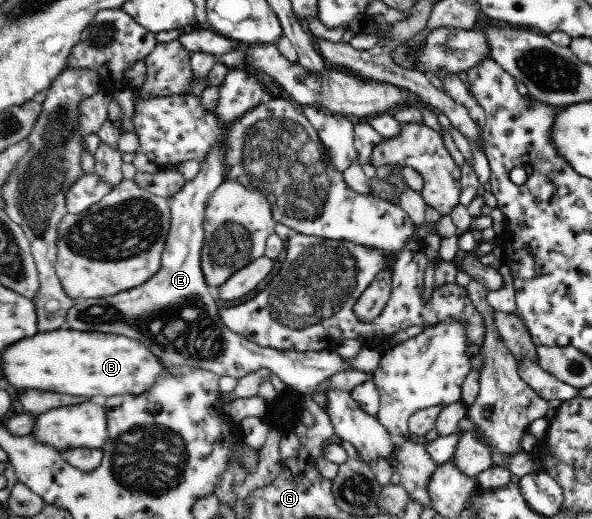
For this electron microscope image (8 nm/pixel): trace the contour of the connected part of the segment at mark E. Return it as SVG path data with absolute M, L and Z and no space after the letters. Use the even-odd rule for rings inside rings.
M216 143L209 148L206 158L200 164L198 176L187 184L174 197L170 198L171 225L162 251L161 265L154 278L150 278L146 284L140 284L138 288L130 288L126 292L114 293L114 296L105 296L97 299L75 299L75 304L66 315L68 329L80 332L105 332L124 334L130 338L136 338L144 342L158 359L168 366L181 366L199 368L212 371L220 376L242 378L260 370L268 368L276 374L280 380L293 388L296 393L304 396L315 392L316 386L324 379L328 379L338 371L359 370L351 368L339 353L332 350L319 351L283 351L262 347L246 337L232 332L219 317L218 299L215 296L216 288L206 286L205 276L201 269L201 248L204 240L203 220L204 209L208 197L222 184L224 175L224 147L222 143Z

